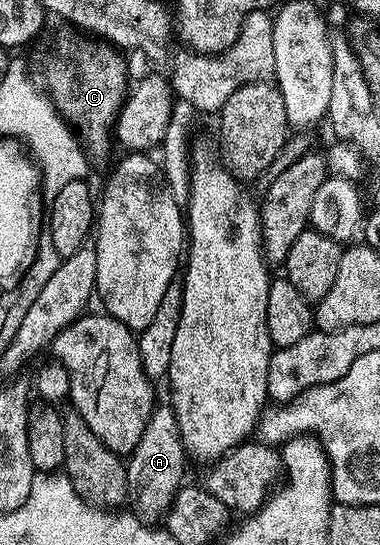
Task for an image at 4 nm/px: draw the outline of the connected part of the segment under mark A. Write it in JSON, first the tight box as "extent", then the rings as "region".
{"extent":[125,403,187,522],"region":[[[158,403],[149,416],[147,426],[143,430],[143,438],[139,438],[135,450],[128,453],[125,465],[131,508],[138,518],[146,522],[157,522],[164,517],[177,489],[182,487],[185,460],[187,461],[187,453],[172,407],[168,403]]]}

